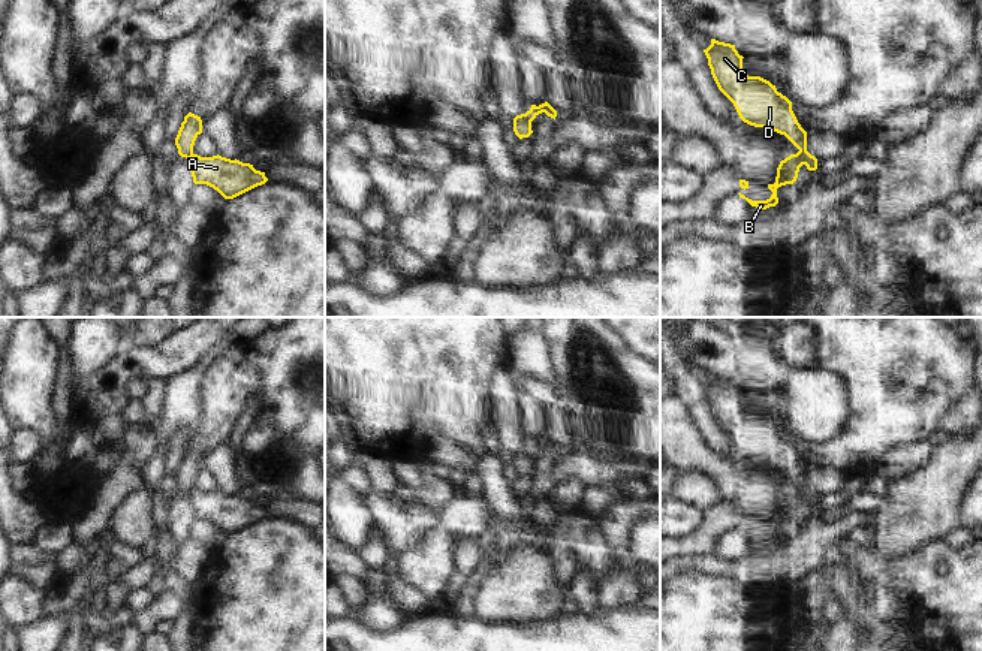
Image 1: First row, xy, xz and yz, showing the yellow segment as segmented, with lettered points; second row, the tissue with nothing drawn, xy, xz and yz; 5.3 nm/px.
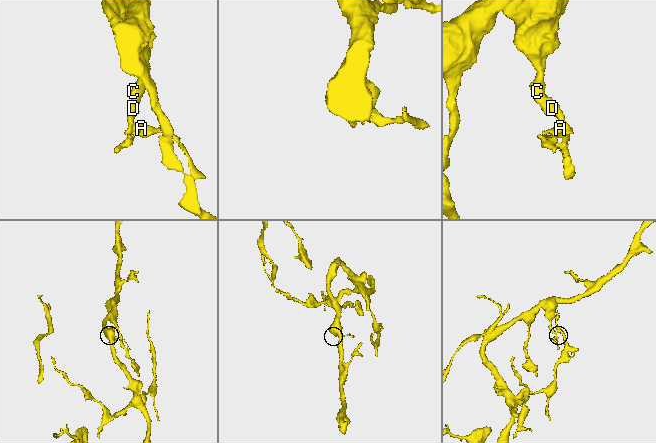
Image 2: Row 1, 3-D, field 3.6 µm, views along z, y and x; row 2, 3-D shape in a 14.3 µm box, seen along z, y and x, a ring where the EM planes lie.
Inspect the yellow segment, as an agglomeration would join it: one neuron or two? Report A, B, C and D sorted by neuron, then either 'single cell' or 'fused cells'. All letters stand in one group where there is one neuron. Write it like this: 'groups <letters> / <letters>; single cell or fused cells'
groups A B / C D; fused cells

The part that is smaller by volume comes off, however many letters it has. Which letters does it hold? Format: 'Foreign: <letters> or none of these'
Foreign: A, B

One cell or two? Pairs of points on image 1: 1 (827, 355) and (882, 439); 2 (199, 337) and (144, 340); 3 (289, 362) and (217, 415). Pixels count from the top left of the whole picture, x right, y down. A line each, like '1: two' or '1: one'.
1: one
2: two
3: one

